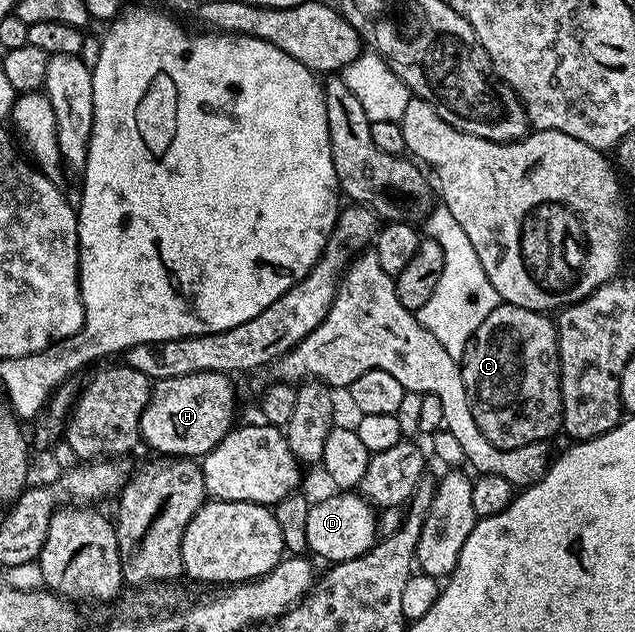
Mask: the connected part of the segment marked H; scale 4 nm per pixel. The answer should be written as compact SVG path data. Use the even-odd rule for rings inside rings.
M202 371L201 373L189 373L185 377L173 377L172 379L158 380L151 388L151 399L145 405L145 413L141 413L141 425L139 426L139 434L144 444L149 446L163 457L202 457L217 446L224 437L231 432L236 426L235 420L235 387L231 384L232 376L222 371Z

